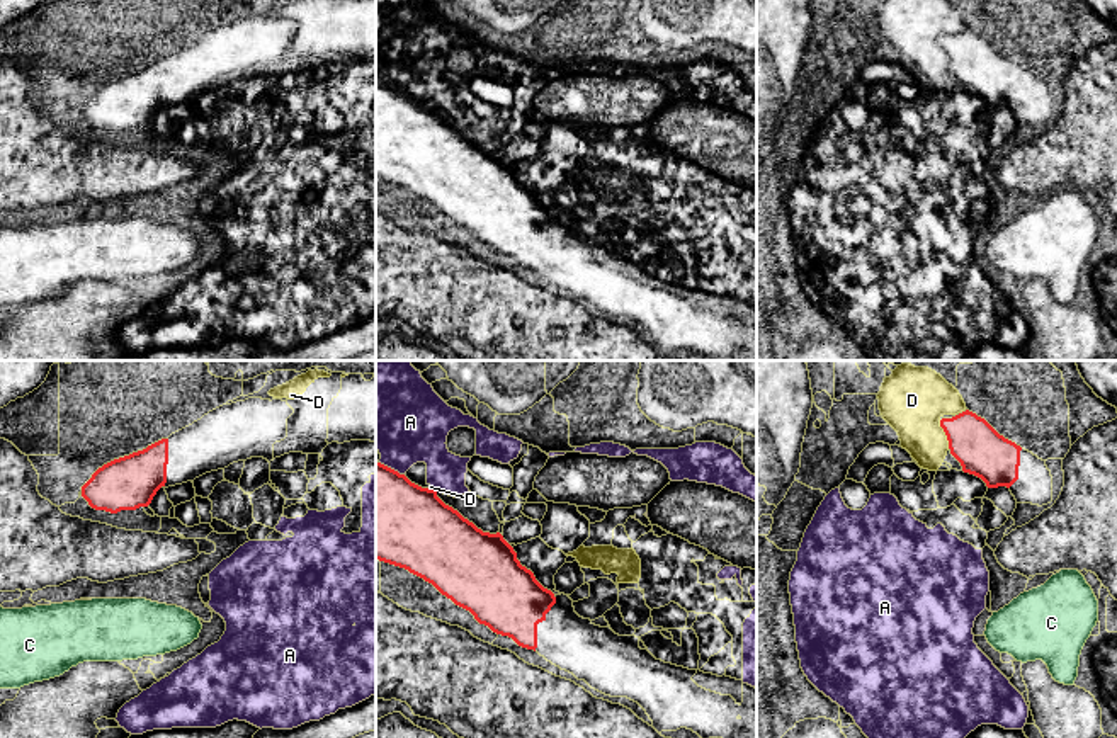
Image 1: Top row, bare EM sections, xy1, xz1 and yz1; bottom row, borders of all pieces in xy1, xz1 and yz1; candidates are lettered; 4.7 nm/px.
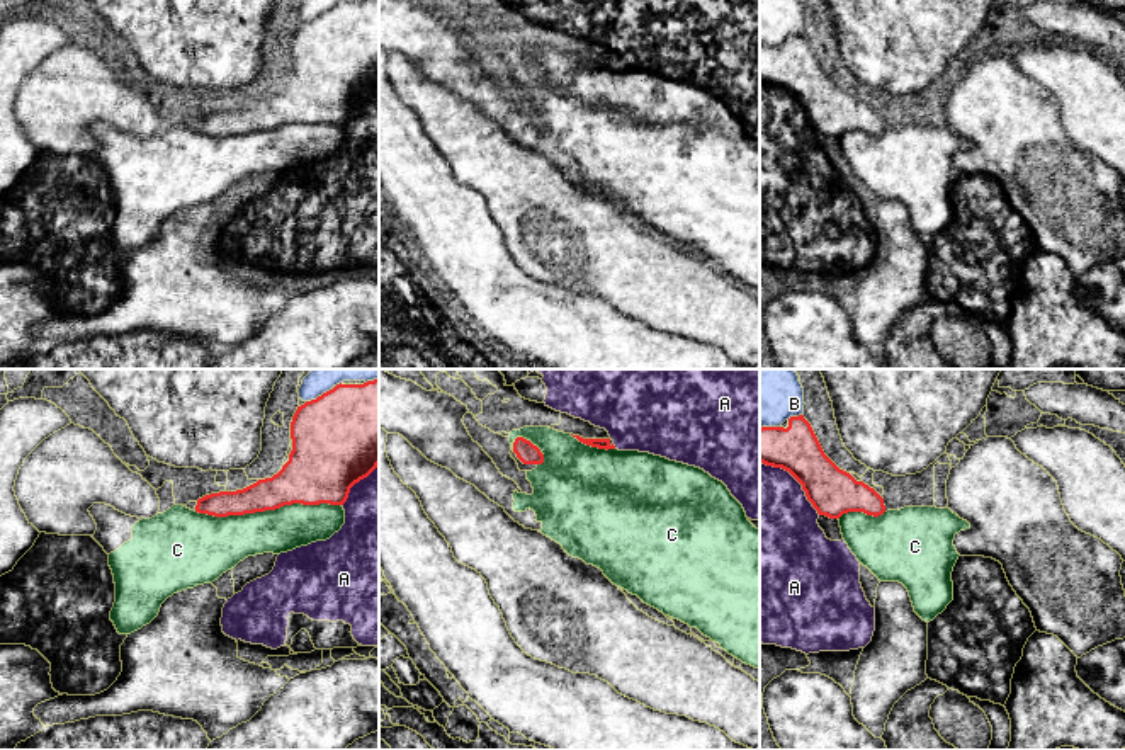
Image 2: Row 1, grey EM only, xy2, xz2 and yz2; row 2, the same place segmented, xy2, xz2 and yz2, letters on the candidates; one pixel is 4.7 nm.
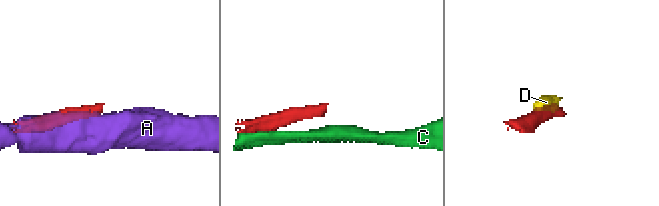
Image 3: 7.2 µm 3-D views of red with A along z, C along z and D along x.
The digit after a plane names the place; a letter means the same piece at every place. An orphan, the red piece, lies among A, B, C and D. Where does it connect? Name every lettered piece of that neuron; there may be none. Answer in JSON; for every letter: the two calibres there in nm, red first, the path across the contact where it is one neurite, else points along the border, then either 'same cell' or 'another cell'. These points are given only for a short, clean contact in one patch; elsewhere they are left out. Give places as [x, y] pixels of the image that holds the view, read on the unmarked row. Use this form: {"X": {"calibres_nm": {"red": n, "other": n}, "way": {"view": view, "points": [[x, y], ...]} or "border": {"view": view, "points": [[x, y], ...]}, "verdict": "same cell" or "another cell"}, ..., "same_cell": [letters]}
{"A": {"calibres_nm": {"red": 220, "other": 480}, "verdict": "another cell"}, "B": {"calibres_nm": {"red": 220, "other": 220}, "verdict": "another cell"}, "C": {"calibres_nm": {"red": 260, "other": 240}, "verdict": "another cell"}, "D": {"calibres_nm": {"red": 240, "other": 260}, "verdict": "another cell"}, "same_cell": []}

